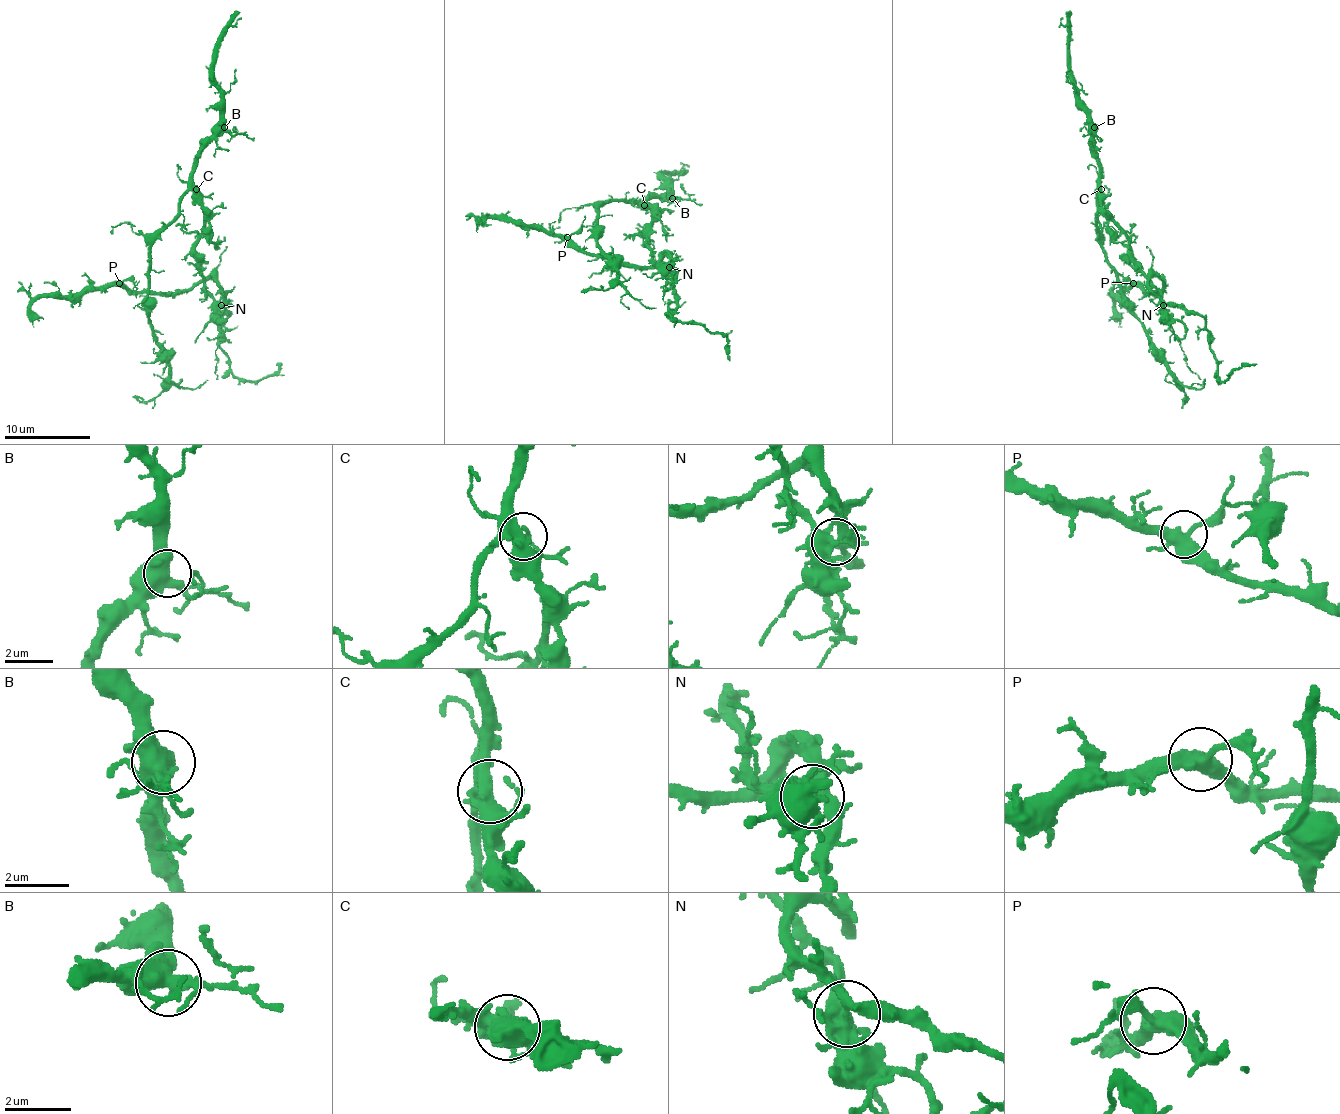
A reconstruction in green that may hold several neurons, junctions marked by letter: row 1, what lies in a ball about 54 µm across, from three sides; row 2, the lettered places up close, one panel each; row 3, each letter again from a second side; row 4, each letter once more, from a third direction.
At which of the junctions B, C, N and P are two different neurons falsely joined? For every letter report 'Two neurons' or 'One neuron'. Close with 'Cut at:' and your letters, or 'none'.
B: One neuron
C: One neuron
N: Two neurons
P: One neuron
Cut at: N

